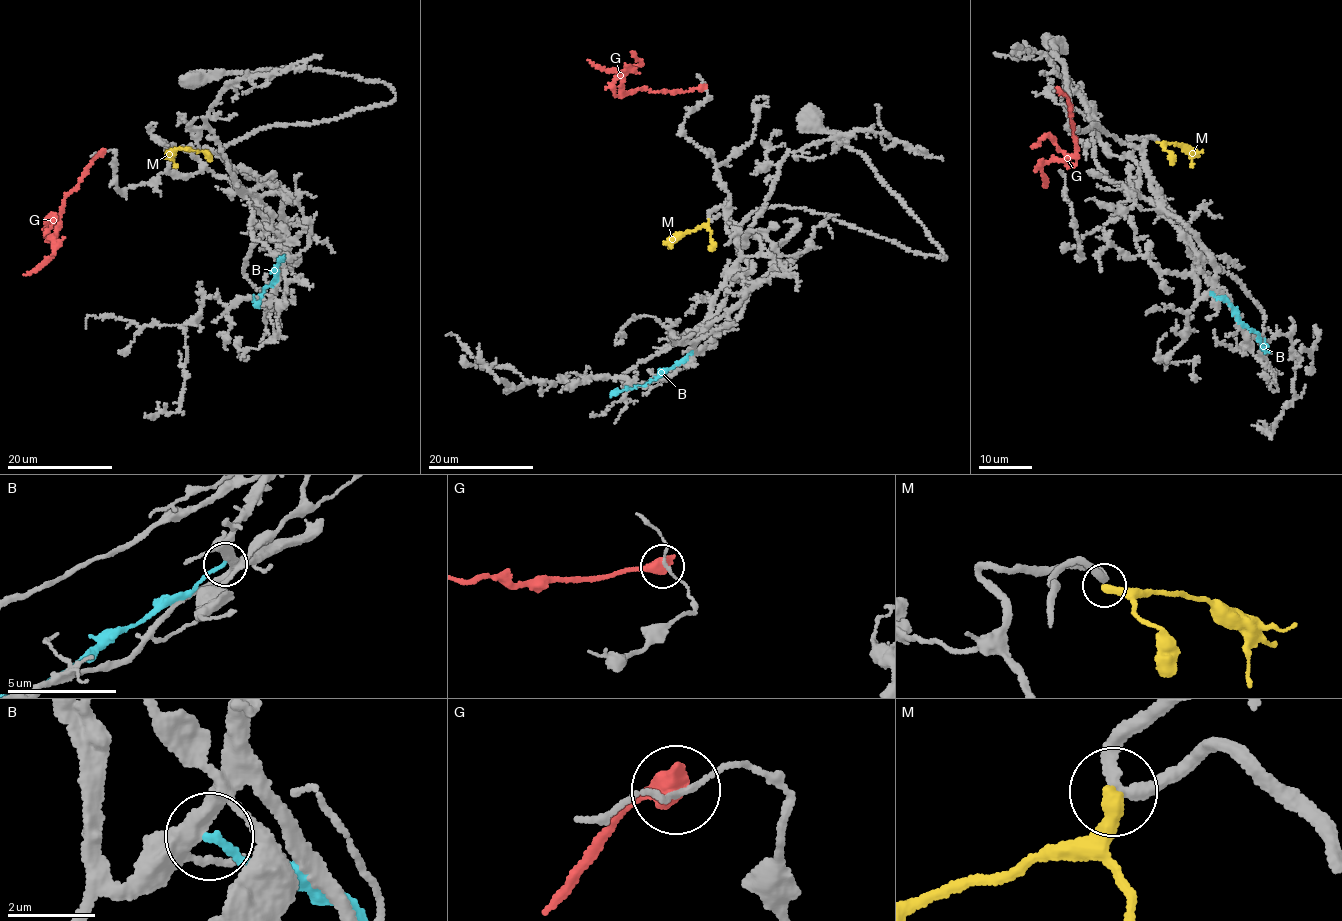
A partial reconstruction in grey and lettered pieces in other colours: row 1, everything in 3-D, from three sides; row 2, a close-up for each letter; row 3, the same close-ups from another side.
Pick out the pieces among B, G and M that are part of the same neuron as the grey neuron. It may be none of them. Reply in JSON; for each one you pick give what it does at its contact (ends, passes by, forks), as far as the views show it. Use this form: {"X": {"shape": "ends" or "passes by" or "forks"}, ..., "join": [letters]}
{"join": []}

